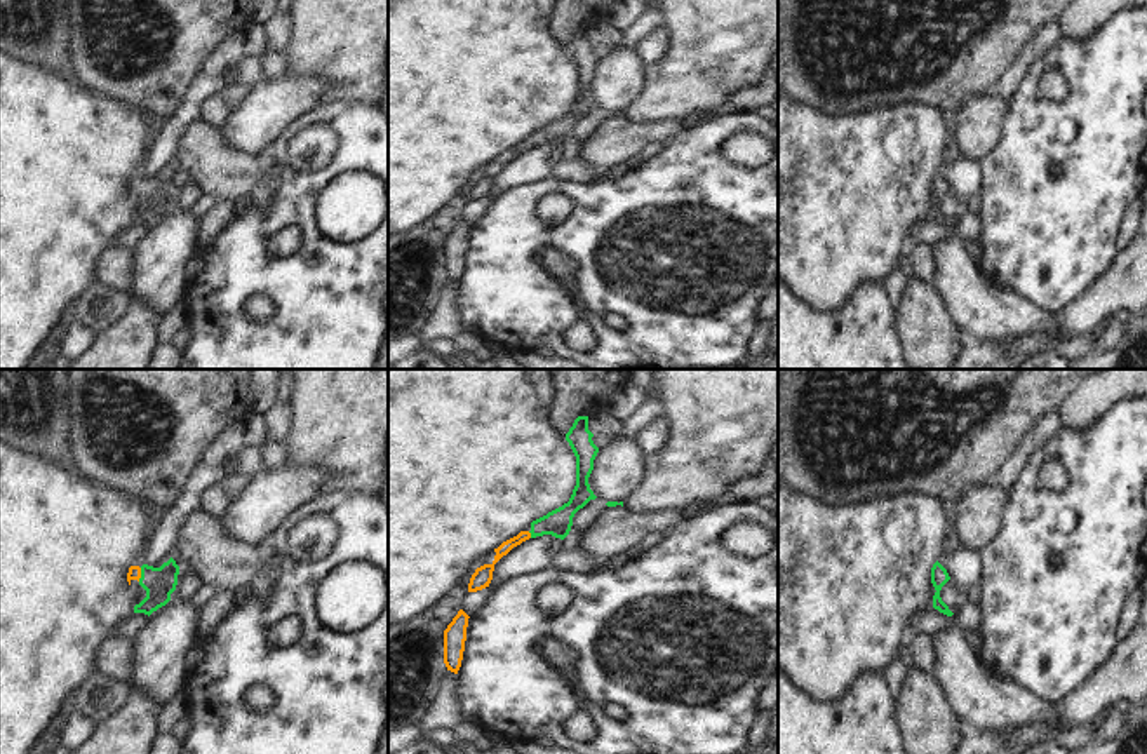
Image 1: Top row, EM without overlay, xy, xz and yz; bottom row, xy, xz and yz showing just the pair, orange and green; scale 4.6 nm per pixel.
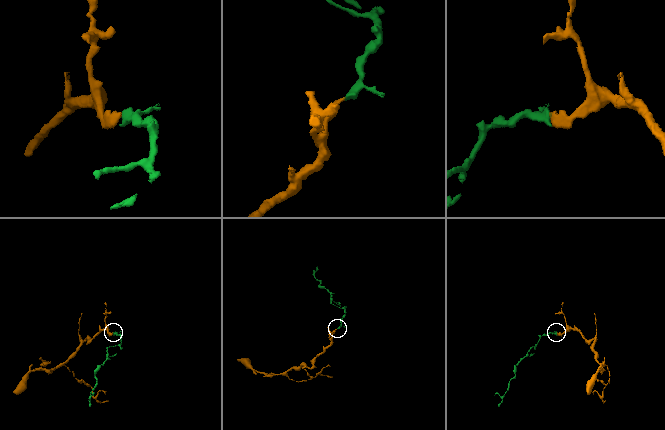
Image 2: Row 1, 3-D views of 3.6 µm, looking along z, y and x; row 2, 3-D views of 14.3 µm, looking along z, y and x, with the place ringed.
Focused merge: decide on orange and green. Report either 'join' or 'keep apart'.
join

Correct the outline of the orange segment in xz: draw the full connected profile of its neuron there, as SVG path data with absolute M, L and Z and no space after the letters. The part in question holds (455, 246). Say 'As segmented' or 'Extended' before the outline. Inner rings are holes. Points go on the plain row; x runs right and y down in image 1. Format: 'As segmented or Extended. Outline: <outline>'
As segmented. Outline: M459 219L453 232L444 240L444 273L447 280L458 284L463 270L468 225Z

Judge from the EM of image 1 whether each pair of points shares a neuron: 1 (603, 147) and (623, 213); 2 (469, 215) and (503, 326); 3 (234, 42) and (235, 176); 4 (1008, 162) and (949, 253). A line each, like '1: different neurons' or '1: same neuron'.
1: different neurons
2: different neurons
3: different neurons
4: different neurons

